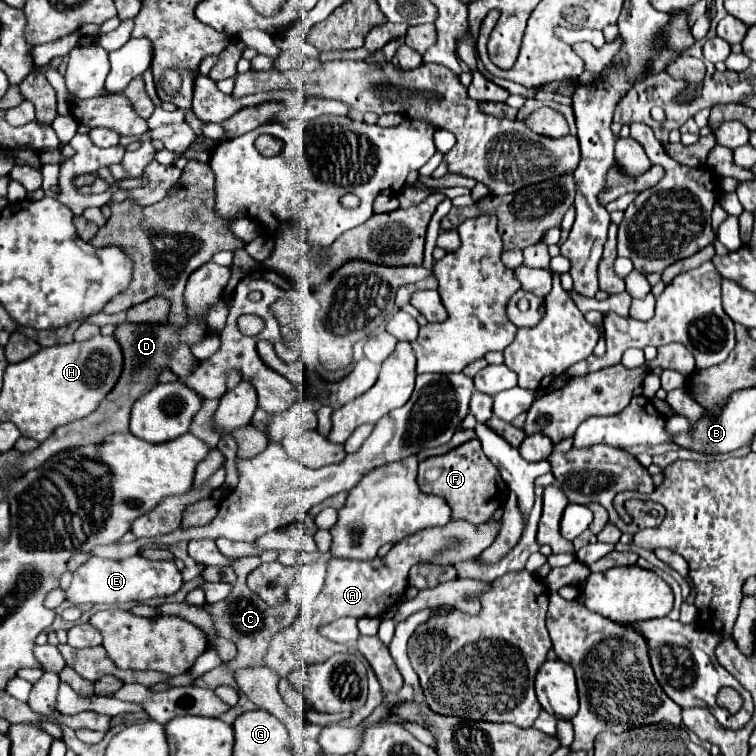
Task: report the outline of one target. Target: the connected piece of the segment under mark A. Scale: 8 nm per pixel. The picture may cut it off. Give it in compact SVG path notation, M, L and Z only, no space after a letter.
M448 522L442 528L426 528L422 532L416 532L412 536L406 536L404 540L396 542L392 550L384 558L374 560L340 560L332 558L326 564L326 580L322 586L322 592L314 600L314 614L312 622L314 626L328 624L342 616L380 616L388 606L400 600L400 596L406 590L408 584L408 570L418 562L430 562L430 564L456 564L460 560L468 560L472 556L482 554L498 536L500 522L496 524L482 524L474 526L470 522Z

